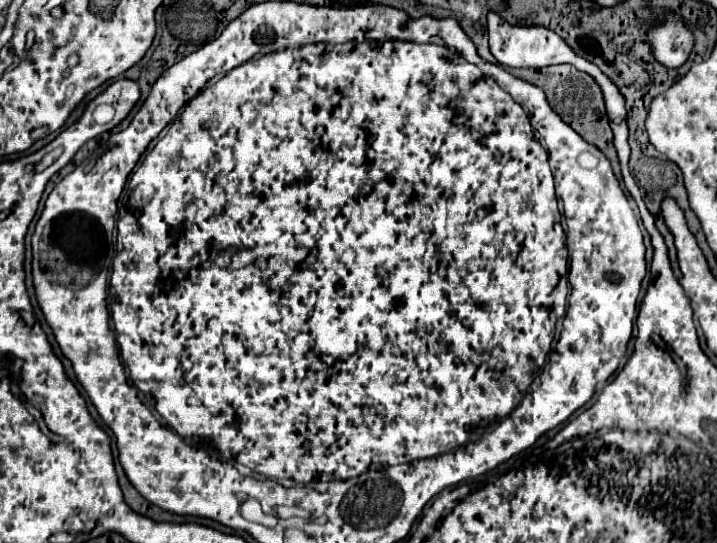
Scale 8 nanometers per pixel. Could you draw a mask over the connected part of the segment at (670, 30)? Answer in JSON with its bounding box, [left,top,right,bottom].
[649,13,695,69]

